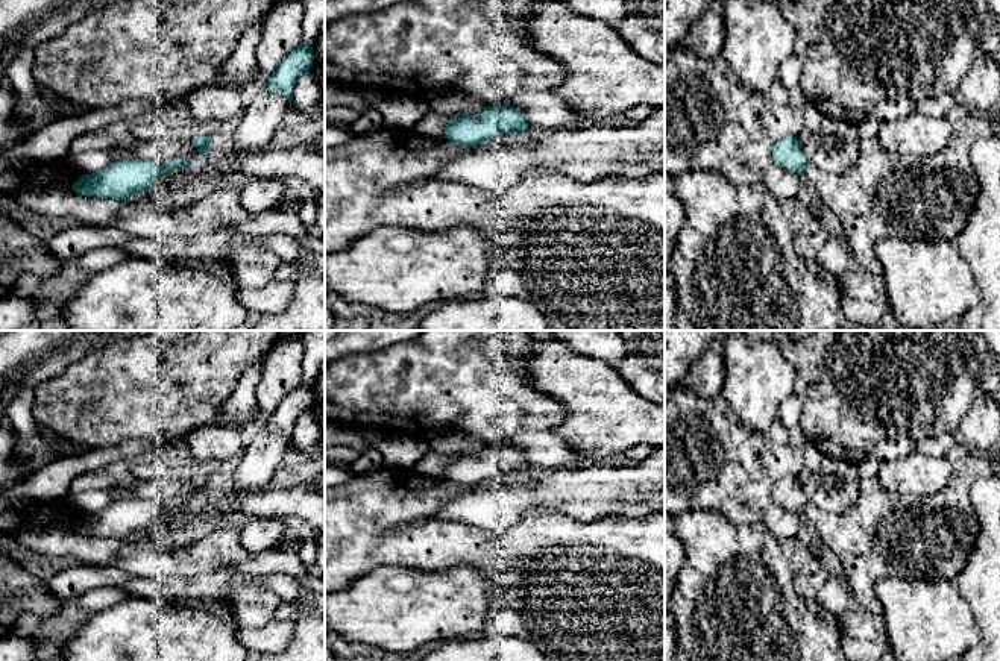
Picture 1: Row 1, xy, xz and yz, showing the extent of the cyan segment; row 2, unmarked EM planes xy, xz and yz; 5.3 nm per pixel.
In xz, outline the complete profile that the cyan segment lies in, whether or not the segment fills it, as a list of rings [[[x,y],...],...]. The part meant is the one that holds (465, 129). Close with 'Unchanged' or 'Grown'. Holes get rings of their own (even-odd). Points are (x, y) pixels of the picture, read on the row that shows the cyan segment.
[[[484,106],[478,114],[458,112],[445,127],[445,138],[460,146],[478,146],[499,133],[530,130],[525,114],[513,106]]]. Unchanged

